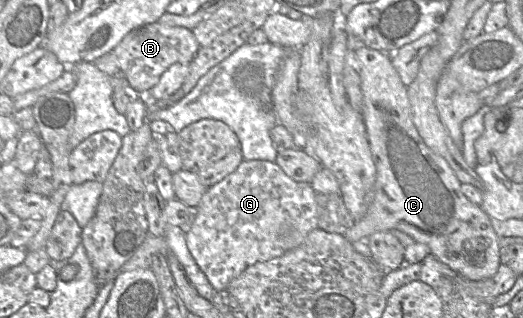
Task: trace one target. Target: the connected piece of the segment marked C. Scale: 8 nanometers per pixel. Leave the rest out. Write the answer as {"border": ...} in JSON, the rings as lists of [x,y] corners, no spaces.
{"border":[[[354,45],[353,51],[360,65],[363,94],[361,116],[376,167],[376,180],[367,212],[343,236],[353,243],[366,240],[374,232],[397,229],[409,235],[415,242],[426,244],[432,255],[458,275],[472,281],[491,278],[498,271],[501,262],[500,247],[490,217],[461,192],[462,183],[447,161],[430,149],[419,135],[412,120],[407,86],[393,67],[390,56],[362,45]]]}

